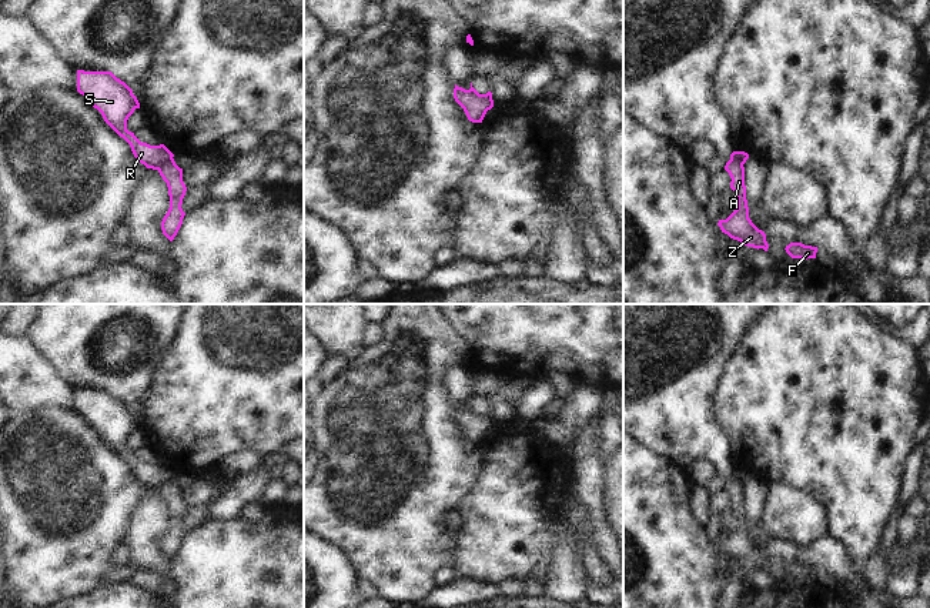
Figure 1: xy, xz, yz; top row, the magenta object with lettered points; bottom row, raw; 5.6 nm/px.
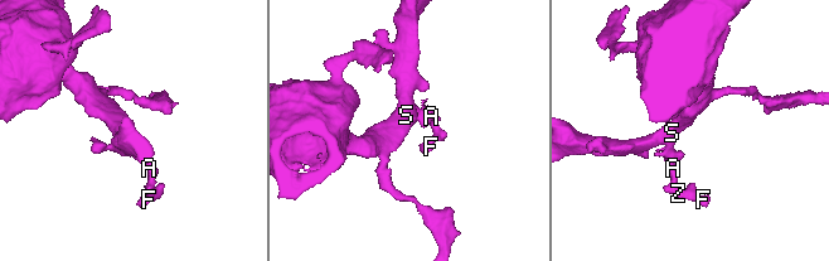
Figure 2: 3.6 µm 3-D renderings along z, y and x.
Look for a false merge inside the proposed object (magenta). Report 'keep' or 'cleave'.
cleave

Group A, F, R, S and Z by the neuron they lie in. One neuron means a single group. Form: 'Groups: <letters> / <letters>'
Groups: A F Z / R S

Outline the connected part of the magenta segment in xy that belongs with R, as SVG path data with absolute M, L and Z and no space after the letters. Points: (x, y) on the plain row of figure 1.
M77 390L77 411L97 428L104 441L131 467L137 481L147 488L158 490L174 474L164 465L141 462L134 452L127 450L127 440L140 428L133 410L111 391Z

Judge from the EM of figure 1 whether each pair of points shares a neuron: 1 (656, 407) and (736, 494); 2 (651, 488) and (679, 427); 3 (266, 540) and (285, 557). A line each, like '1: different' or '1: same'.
1: same
2: different
3: same

